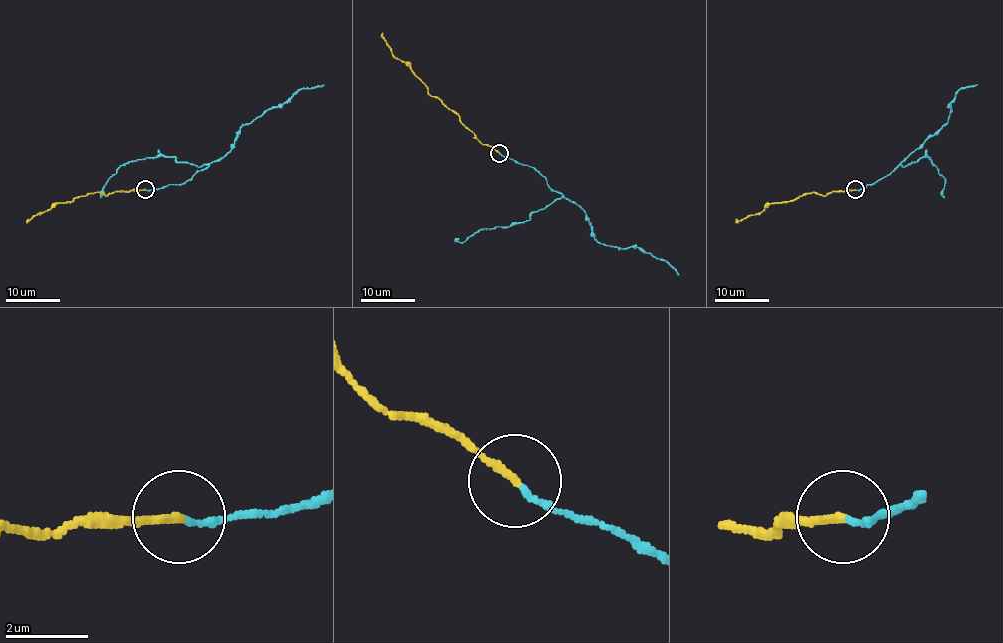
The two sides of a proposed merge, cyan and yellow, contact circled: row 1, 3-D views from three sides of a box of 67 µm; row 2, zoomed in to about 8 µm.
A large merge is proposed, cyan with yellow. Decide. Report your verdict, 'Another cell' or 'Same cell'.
Same cell

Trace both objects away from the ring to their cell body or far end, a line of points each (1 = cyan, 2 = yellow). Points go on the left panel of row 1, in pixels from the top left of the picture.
1: (145, 189), (181, 185), (219, 161), (244, 124), (302, 89), (324, 85)
2: (145, 189), (118, 190), (107, 196), (95, 192), (77, 196), (72, 201), (57, 203), (27, 222)

